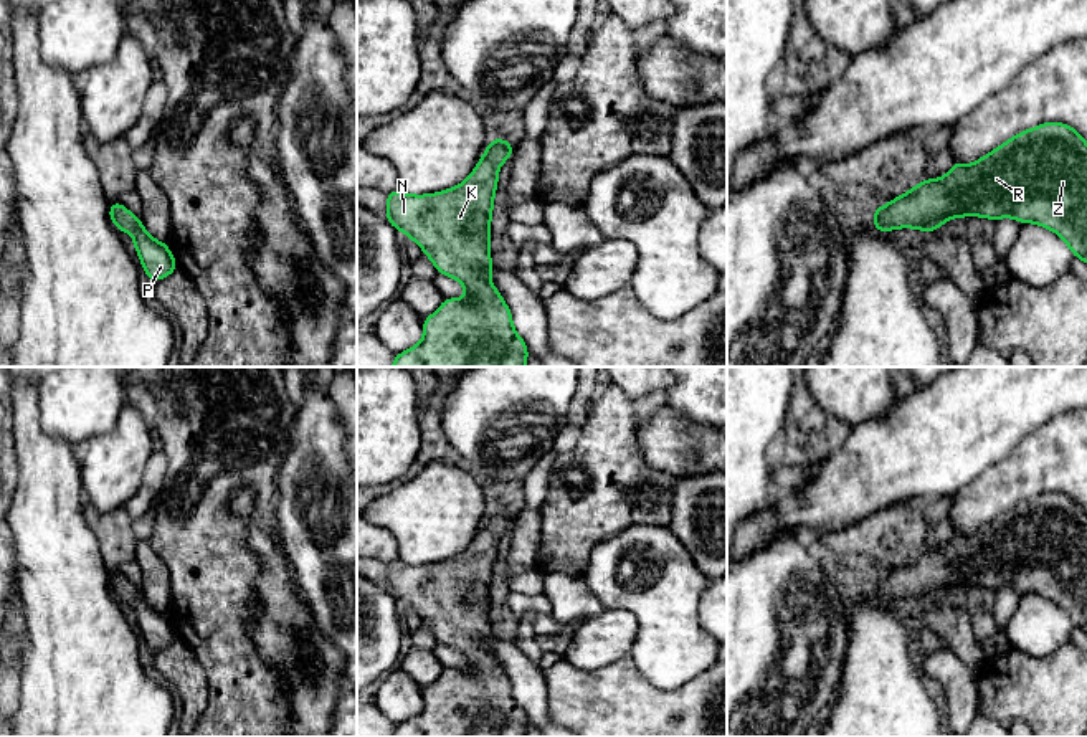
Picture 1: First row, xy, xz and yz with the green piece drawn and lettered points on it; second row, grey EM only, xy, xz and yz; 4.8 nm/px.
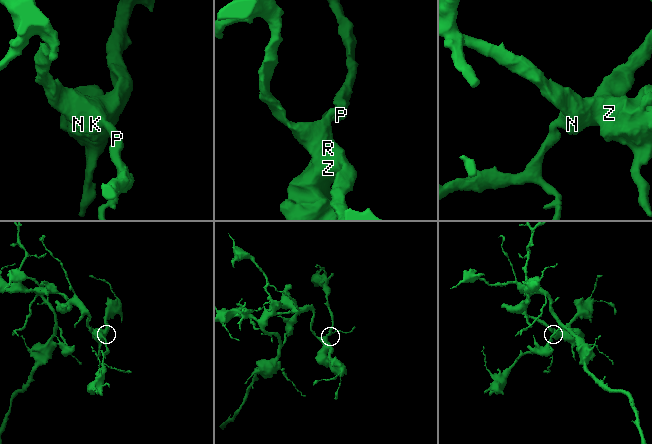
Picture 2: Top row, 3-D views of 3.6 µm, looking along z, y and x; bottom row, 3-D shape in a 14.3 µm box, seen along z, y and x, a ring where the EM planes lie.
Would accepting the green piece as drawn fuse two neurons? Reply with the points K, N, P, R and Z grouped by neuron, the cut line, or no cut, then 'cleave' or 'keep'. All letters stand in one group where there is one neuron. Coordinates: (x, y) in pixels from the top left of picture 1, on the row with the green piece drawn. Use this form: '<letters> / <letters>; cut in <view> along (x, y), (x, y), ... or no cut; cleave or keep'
K N P R Z; no cut; keep

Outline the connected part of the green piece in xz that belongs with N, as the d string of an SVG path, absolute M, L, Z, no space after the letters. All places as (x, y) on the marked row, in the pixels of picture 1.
M492 137L471 175L459 185L430 195L387 193L385 218L395 230L415 240L439 274L459 279L468 297L443 299L439 309L423 319L423 340L396 354L390 367L525 367L529 349L514 330L512 312L489 281L494 268L489 253L489 226L499 165L512 159L514 144Z

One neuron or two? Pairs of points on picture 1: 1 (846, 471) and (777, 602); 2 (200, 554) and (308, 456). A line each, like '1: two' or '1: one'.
1: two
2: two

